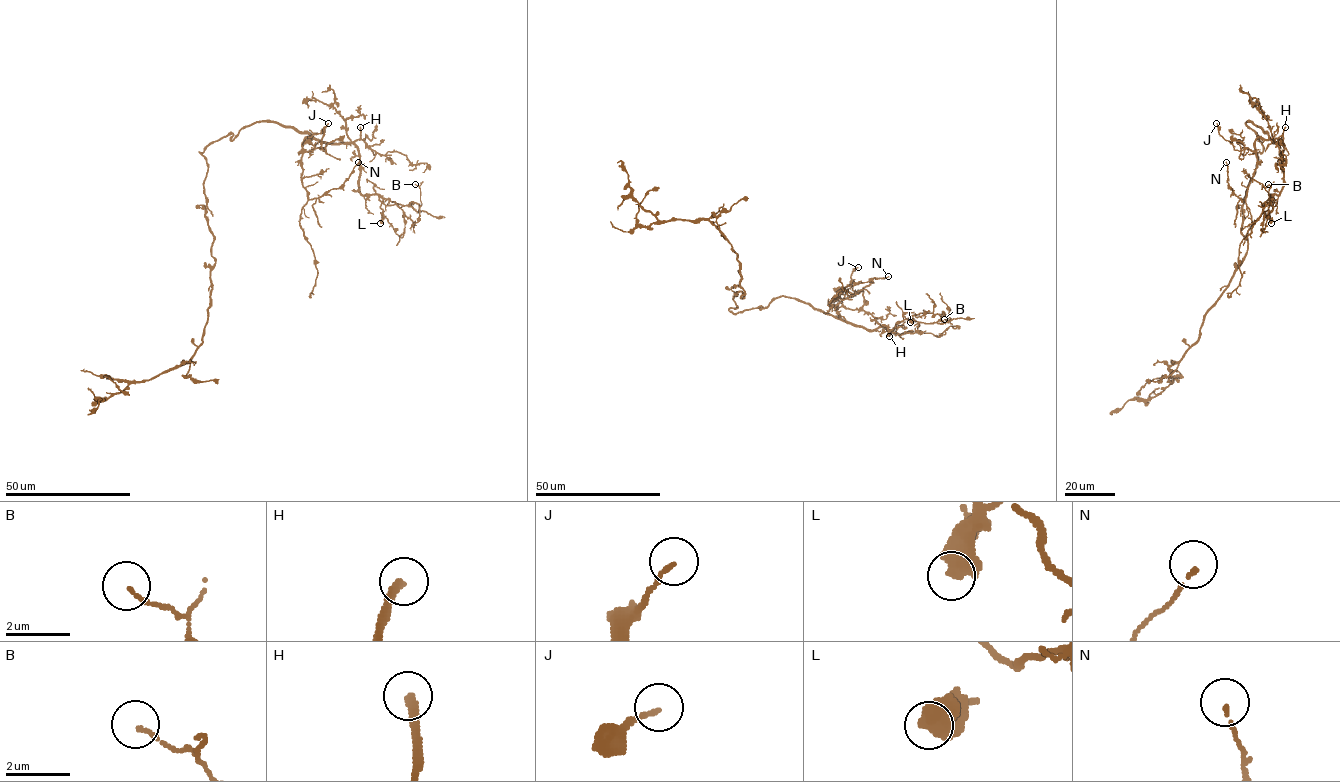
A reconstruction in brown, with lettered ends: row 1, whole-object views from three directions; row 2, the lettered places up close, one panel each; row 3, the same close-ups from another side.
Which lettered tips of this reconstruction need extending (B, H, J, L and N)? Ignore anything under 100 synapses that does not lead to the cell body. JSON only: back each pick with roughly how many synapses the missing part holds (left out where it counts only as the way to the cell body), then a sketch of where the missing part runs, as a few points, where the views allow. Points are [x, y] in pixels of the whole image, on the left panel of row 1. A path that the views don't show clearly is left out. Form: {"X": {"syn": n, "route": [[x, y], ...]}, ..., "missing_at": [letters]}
{"H": {"route": [[360, 127], [351, 171], [342, 177]]}, "missing_at": ["H"]}

